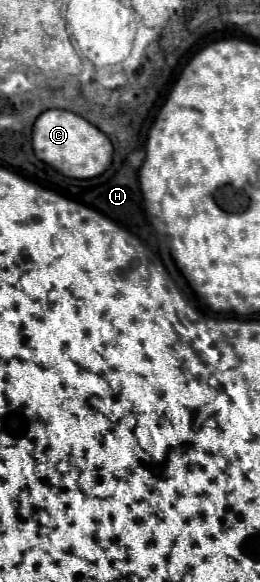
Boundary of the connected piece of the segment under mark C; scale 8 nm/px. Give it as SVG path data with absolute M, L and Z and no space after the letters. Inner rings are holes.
M48 109L34 121L32 147L40 161L74 179L92 179L102 175L110 167L114 151L110 139L98 127L66 109Z

